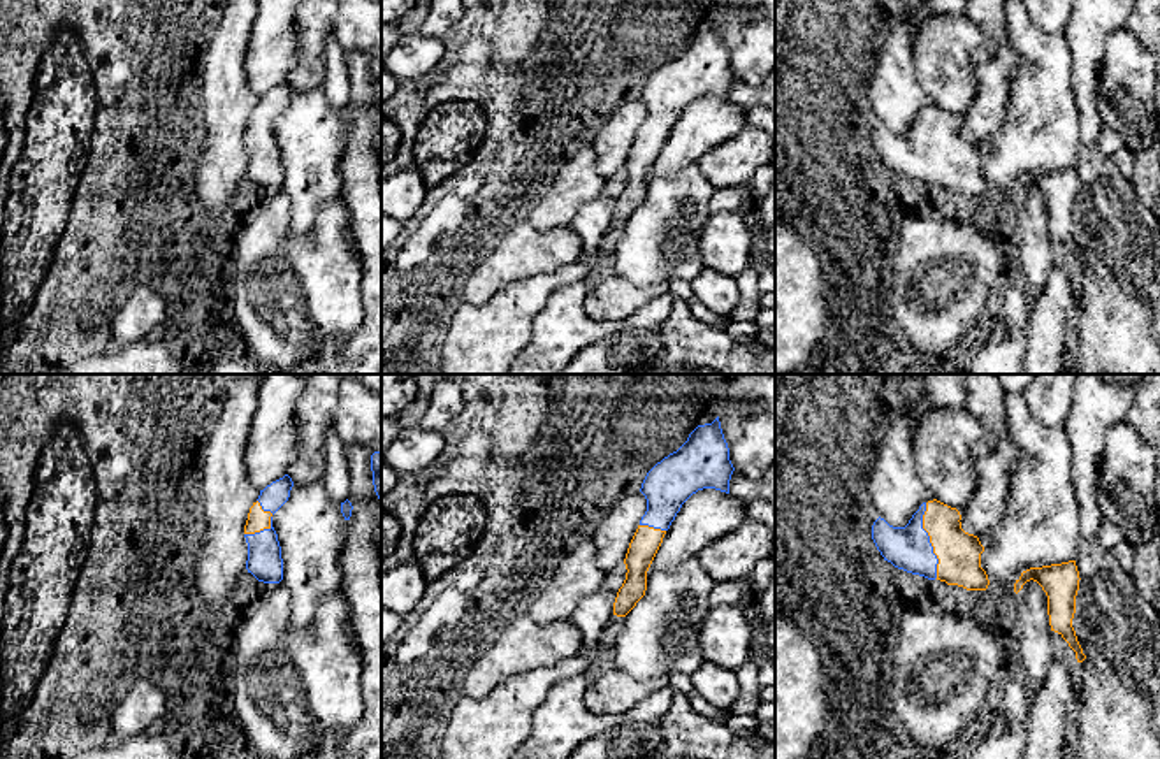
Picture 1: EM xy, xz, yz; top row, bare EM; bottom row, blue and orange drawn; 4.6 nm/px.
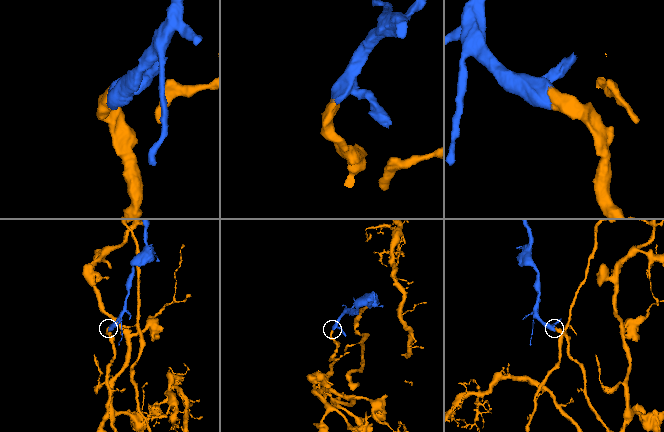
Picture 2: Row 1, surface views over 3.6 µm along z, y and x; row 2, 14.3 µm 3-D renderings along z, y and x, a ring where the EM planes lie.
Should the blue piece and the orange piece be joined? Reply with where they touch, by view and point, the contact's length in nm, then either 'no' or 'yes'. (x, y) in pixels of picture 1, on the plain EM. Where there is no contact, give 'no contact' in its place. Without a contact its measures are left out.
yz (928, 146) | 340 nm | yes

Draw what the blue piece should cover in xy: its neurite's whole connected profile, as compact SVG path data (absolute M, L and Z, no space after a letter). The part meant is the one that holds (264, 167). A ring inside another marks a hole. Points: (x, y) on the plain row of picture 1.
M288 81L260 97L244 132L248 149L246 176L258 188L279 190L283 186L283 165L272 121L288 107L294 88Z

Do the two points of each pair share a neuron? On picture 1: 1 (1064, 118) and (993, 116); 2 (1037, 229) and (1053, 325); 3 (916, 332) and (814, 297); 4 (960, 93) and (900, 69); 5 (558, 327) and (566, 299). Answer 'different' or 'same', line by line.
1: different
2: same
3: different
4: different
5: same

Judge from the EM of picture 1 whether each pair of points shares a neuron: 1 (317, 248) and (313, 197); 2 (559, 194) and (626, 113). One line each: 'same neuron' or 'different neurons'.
1: different neurons
2: same neuron

